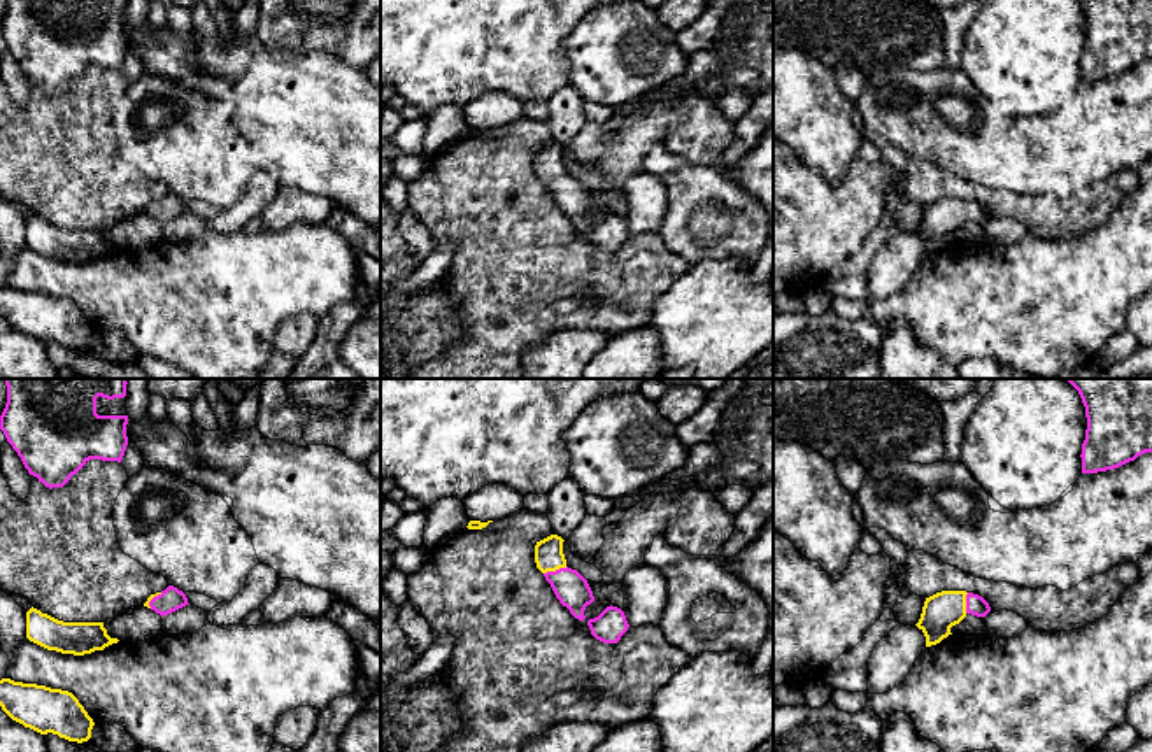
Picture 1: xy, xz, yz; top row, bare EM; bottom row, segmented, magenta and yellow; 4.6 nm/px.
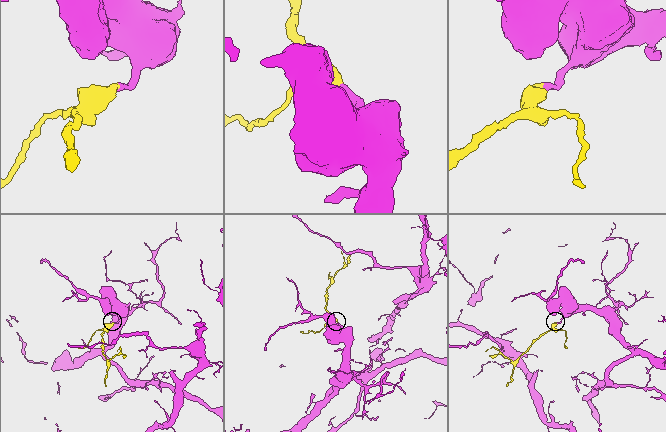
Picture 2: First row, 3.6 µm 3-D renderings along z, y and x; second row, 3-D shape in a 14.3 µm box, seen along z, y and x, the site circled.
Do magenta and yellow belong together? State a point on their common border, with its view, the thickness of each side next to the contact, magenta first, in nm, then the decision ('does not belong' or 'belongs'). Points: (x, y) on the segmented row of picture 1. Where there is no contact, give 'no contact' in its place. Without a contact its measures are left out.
xz (556, 570) | 160/130 nm | belongs

